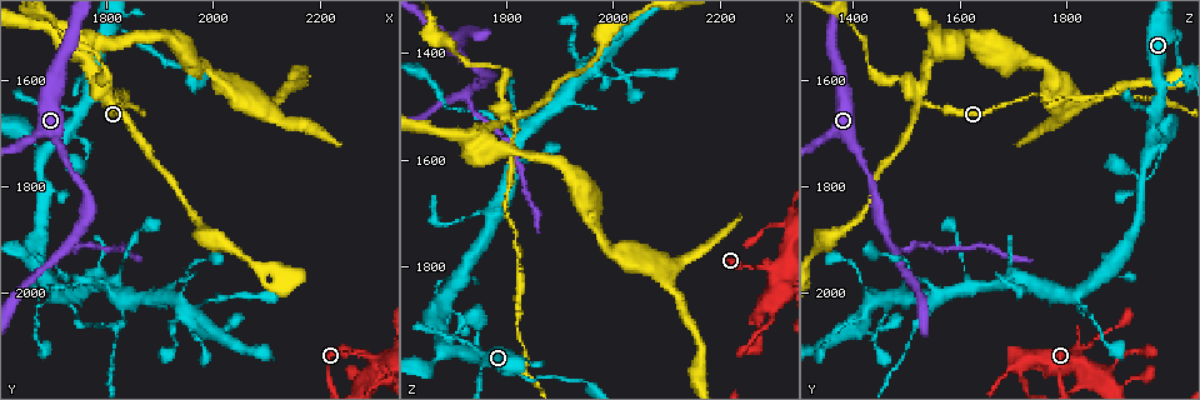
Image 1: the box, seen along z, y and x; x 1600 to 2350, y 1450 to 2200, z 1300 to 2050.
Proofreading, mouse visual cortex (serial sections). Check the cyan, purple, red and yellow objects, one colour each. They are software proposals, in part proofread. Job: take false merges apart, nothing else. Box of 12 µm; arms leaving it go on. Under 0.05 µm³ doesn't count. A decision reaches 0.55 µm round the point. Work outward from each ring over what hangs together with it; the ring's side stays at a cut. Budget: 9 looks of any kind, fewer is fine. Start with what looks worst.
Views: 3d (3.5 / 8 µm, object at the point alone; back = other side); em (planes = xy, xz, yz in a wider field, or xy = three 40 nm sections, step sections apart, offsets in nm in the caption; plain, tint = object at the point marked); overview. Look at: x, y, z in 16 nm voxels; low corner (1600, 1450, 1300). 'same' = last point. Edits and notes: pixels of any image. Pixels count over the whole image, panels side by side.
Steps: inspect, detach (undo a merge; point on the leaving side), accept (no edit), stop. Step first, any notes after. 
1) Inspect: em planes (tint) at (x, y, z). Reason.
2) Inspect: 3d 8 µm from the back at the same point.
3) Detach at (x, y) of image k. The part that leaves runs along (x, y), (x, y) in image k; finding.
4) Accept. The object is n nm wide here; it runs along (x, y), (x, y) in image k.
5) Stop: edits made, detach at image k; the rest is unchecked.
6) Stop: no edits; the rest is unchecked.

Inspect: 3d 8 µm at (1800, 1625, 1520). Four arms meet.

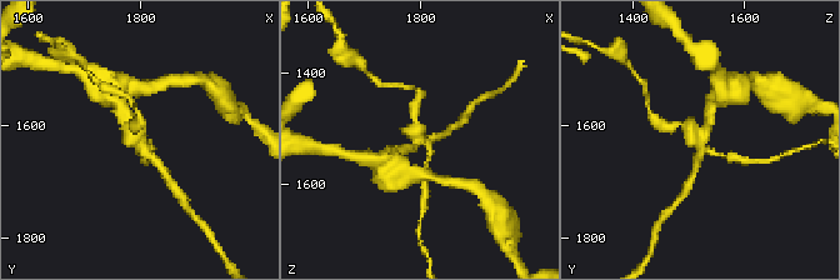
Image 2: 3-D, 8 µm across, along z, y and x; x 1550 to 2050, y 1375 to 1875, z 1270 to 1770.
Inspect: em planes (tint) at (1790, 1625, 1525). Need the tissue.

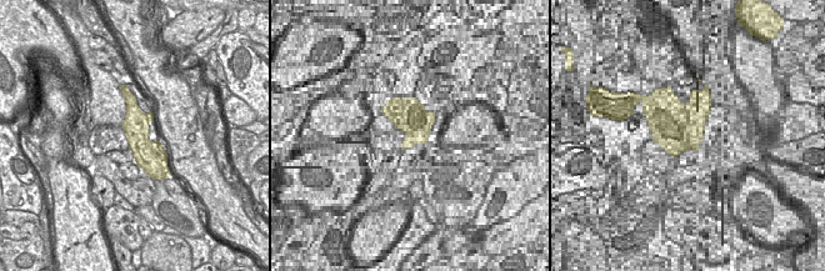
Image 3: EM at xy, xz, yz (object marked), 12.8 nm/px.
Accept. The object is 340 nm wide here; it runs along (148, 155), (123, 108) in image 2; continuous, no second cell.

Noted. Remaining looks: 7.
Inspect: 3d 3.5 µm at (1775, 1970, 1710).

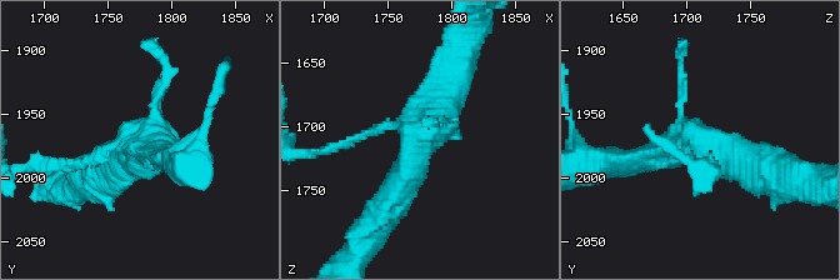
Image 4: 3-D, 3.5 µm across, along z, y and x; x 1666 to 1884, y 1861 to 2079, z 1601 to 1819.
Inspect: em planes (tint) at (1774, 1972, 1706).

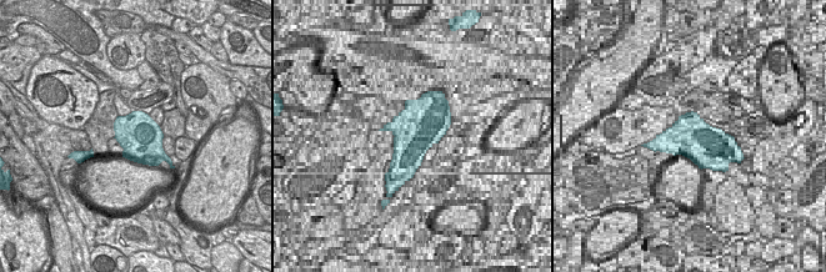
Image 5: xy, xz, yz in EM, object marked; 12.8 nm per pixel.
Accept. It runs along (389, 201), (443, 106), (451, 64) in image 4; all the same cell.

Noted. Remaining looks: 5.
Inspect: 3d 3.5 µm at (1820, 2005, 1555). Sudden change in width.

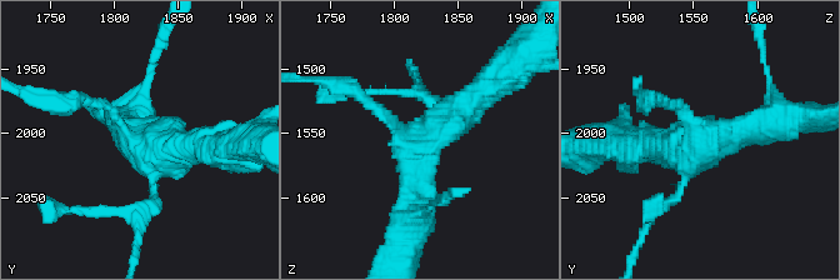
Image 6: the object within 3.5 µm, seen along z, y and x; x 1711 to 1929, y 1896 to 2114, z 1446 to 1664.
Inspect: em planes (tint) at (1820, 2012, 1556).

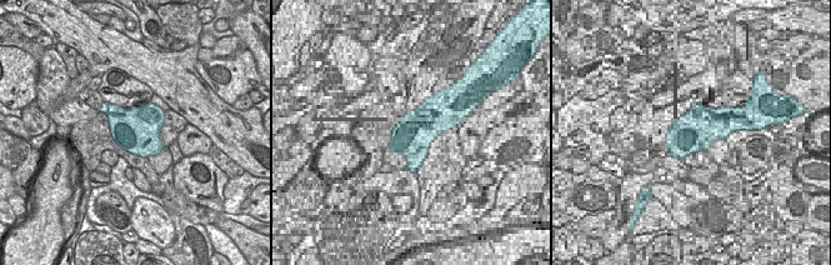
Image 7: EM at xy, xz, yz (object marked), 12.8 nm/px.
Accept. The object is 600 nm wide here; it runs along (413, 218), (420, 141), (489, 86) in image 6; all the same cell.

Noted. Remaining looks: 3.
Inspect: 3d 3.5 µm from the back at (2310, 2125, 1810). Small branch off a trunk.

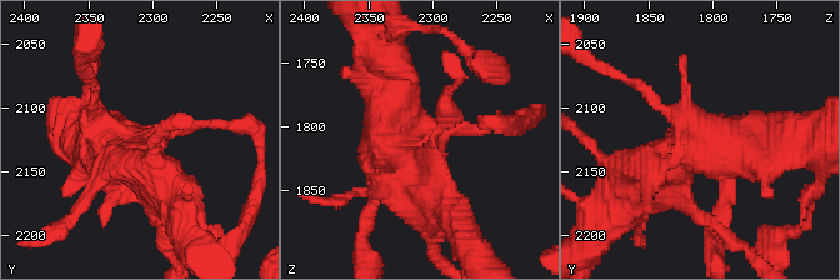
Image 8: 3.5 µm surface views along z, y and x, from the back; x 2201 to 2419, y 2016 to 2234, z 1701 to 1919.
Inspect: em xy step 5 (tint) at (2304, 2122, 1808). 4 arms meet here; the arms are 100, 400, 600, 600 nm wide; need the tissue.

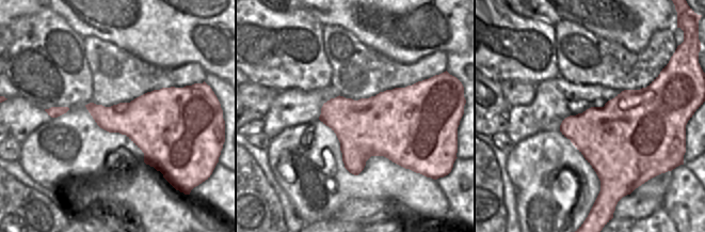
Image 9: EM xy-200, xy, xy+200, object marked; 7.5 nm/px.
Accept. It runs along (505, 125), (431, 131), (413, 158), (428, 199) in image 8; all the same cell.

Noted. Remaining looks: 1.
Stop: no edits; the rest is unchecked.

